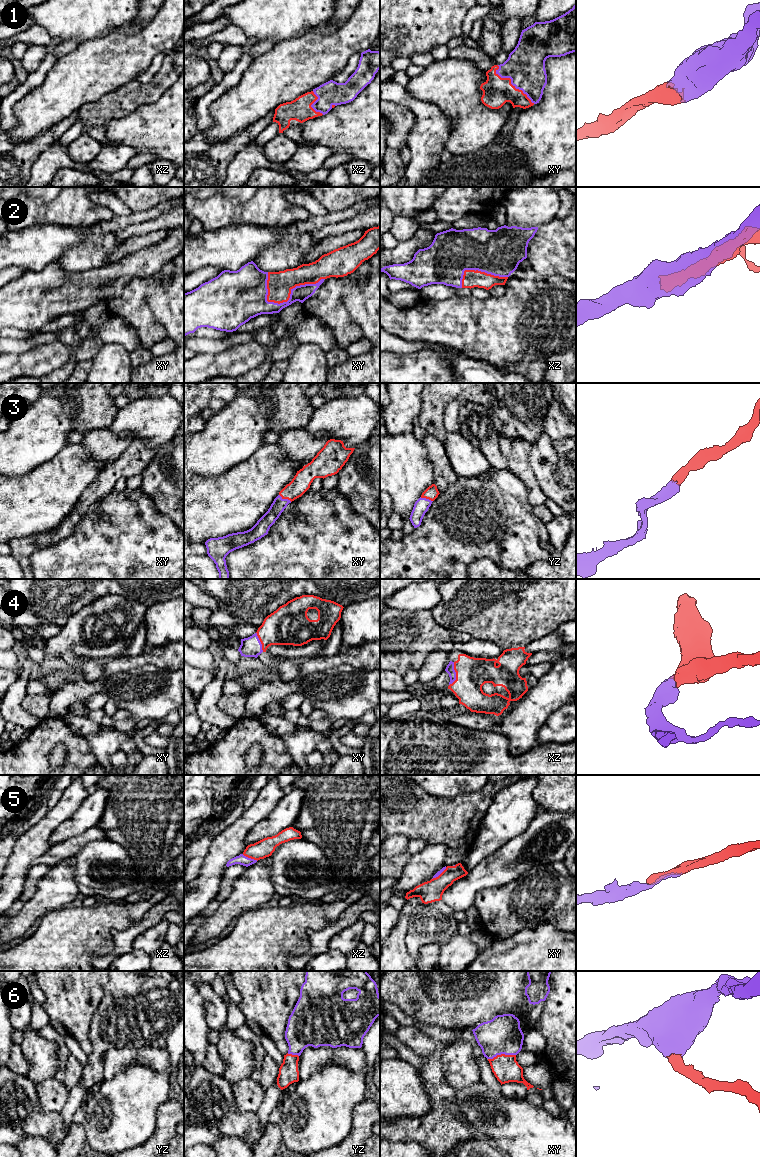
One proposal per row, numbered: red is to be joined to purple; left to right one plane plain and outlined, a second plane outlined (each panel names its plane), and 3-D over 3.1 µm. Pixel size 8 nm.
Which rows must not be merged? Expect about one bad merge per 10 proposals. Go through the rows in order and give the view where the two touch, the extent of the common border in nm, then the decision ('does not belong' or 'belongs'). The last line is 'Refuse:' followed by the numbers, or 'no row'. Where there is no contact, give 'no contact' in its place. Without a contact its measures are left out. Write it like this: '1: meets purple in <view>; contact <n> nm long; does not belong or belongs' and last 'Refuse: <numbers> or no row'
1: meets purple in xy; contact 440 nm long; belongs
2: meets purple in xy; contact 500 nm long; belongs
3: meets purple in xy; contact 120 nm long; belongs
4: meets purple in xz; contact 200 nm long; belongs
5: meets purple in xz; contact 140 nm long; belongs
6: meets purple in xy; contact 220 nm long; belongs
Refuse: no row

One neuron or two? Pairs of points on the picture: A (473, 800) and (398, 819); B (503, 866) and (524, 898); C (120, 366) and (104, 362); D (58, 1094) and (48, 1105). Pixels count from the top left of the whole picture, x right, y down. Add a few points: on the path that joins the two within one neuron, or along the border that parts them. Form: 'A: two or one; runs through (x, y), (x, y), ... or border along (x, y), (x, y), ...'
A: one; runs through (454, 817), (417, 817)
B: two; border along (532, 868), (515, 879), (490, 889)
C: one; runs through (116, 366), (108, 366)
D: one; runs through (55, 1096), (49, 1102)

